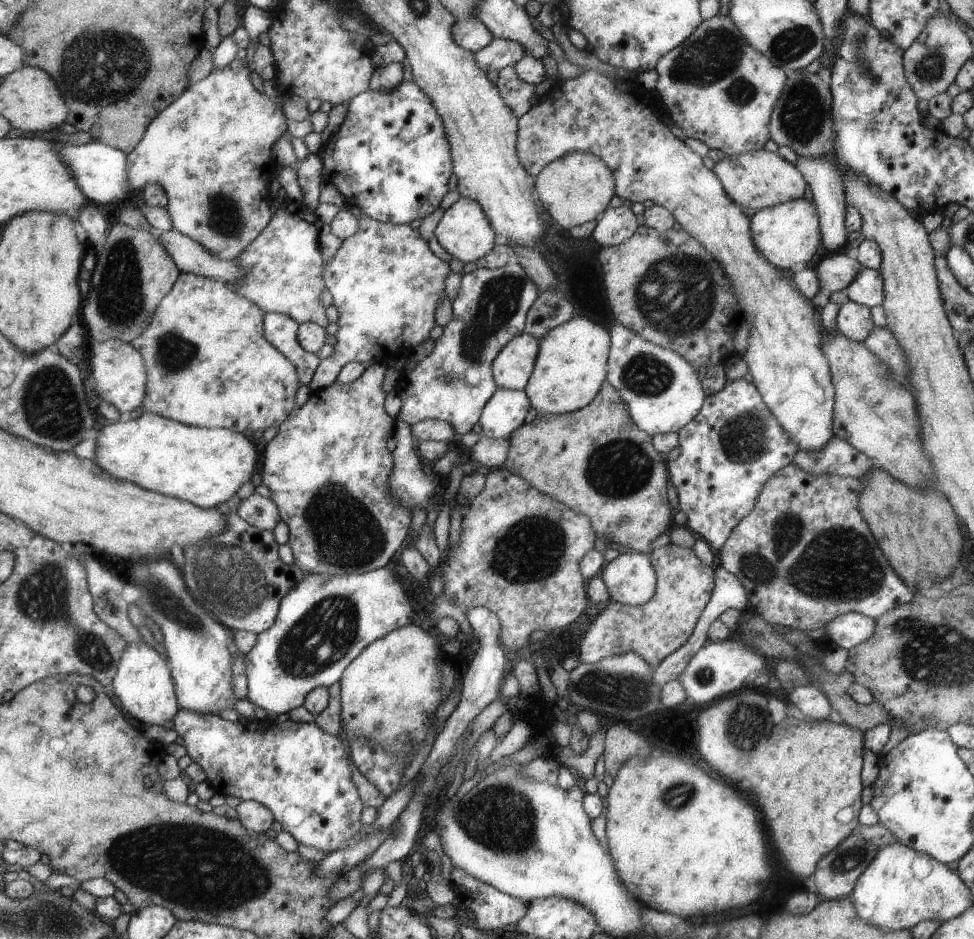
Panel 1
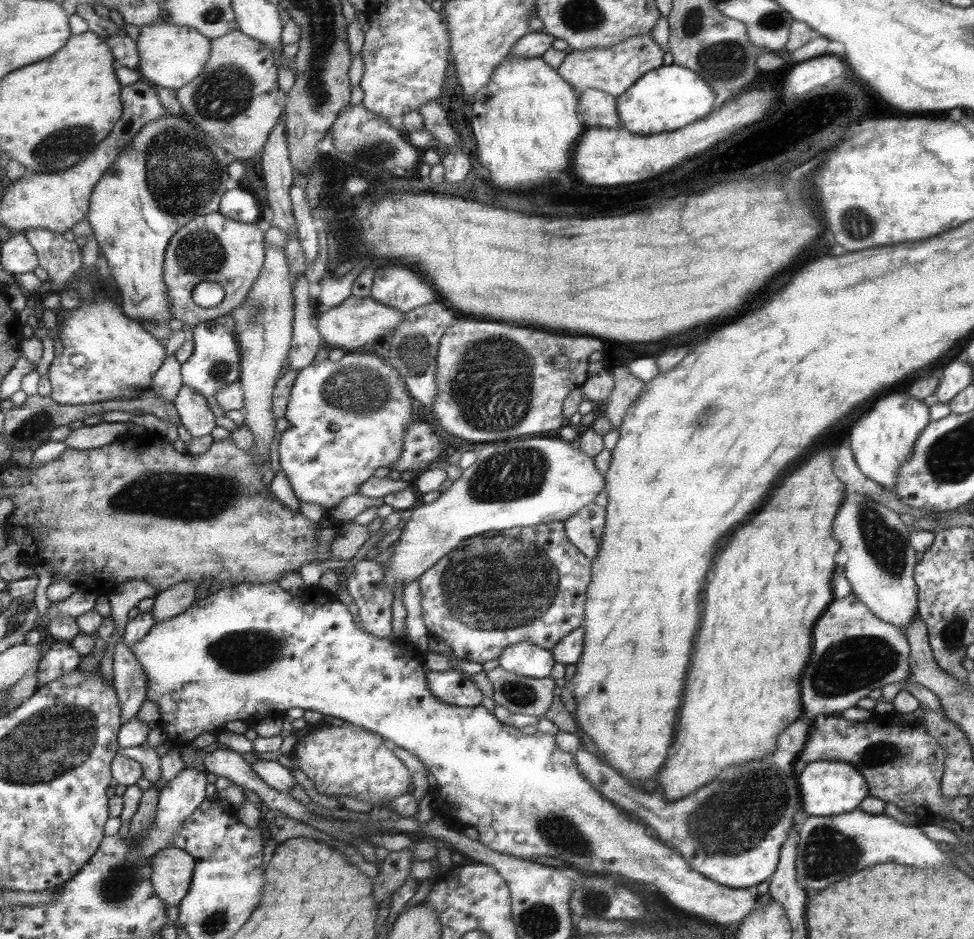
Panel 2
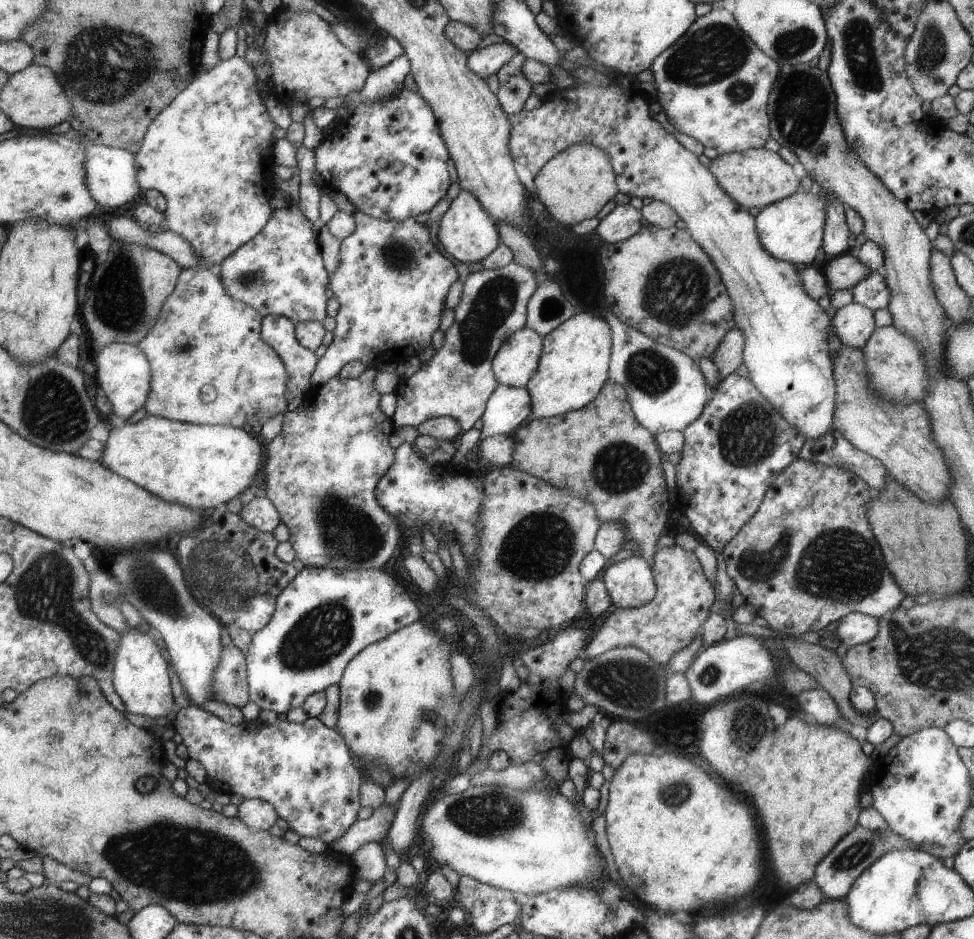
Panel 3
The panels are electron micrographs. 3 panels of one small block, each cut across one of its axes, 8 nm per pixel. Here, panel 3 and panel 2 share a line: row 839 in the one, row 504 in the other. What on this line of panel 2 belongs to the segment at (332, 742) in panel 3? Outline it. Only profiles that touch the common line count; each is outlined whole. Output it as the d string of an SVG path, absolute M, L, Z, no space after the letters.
M348 350L339 361L329 358L316 364L316 360L298 371L291 388L285 417L290 427L281 433L278 445L279 463L288 477L294 496L308 504L320 504L326 515L340 504L342 498L357 494L364 484L382 466L392 466L404 452L404 433L408 421L414 417L412 400L406 380L390 362L378 354L360 354Z

